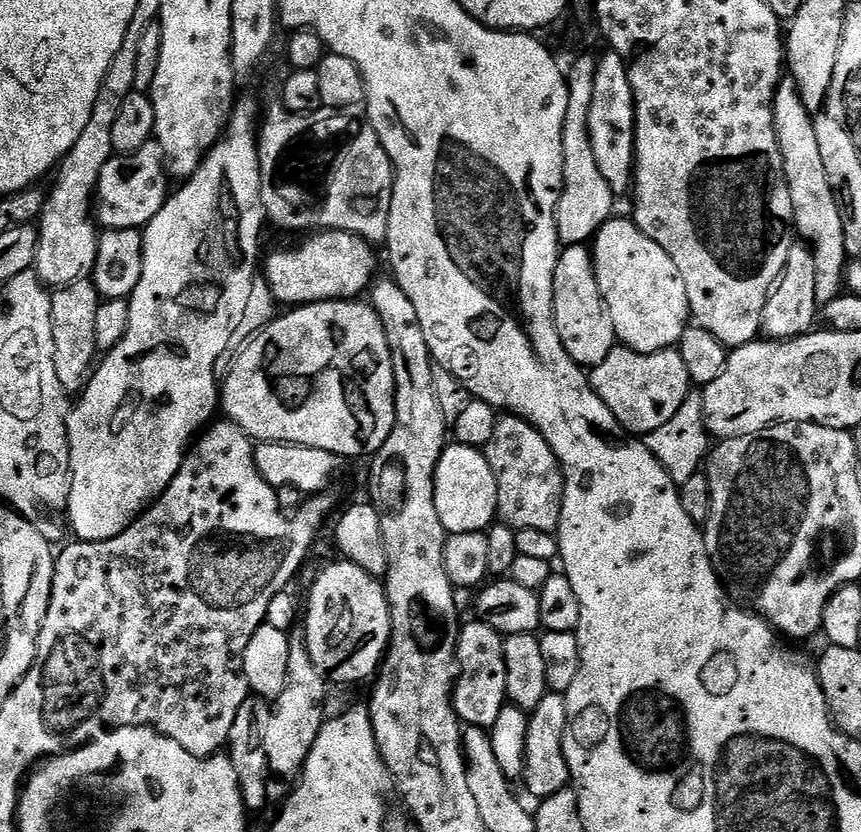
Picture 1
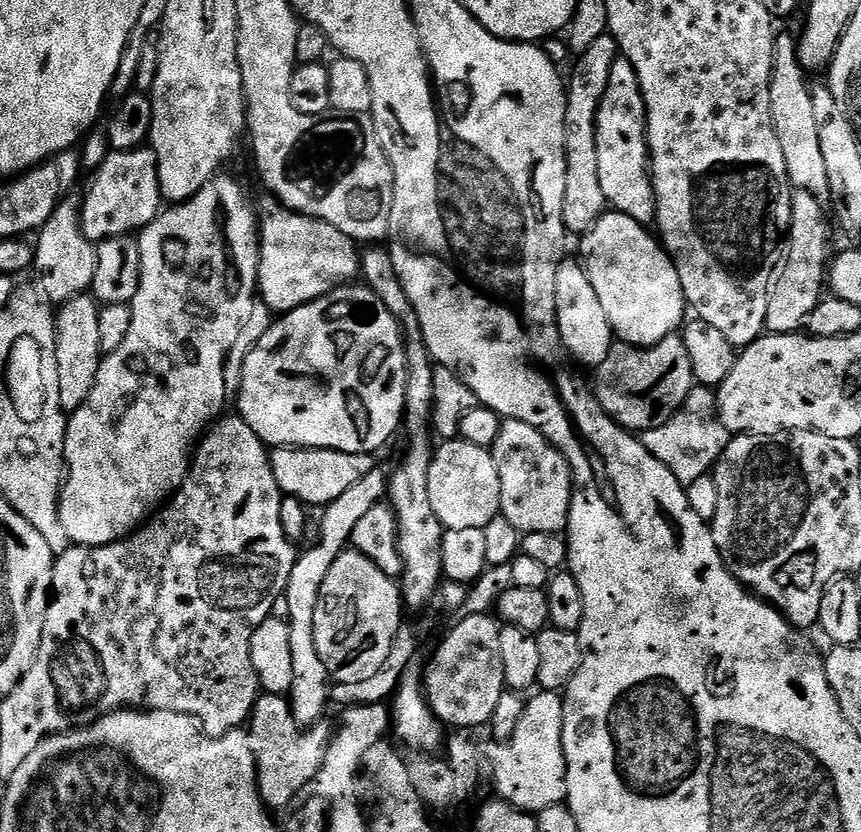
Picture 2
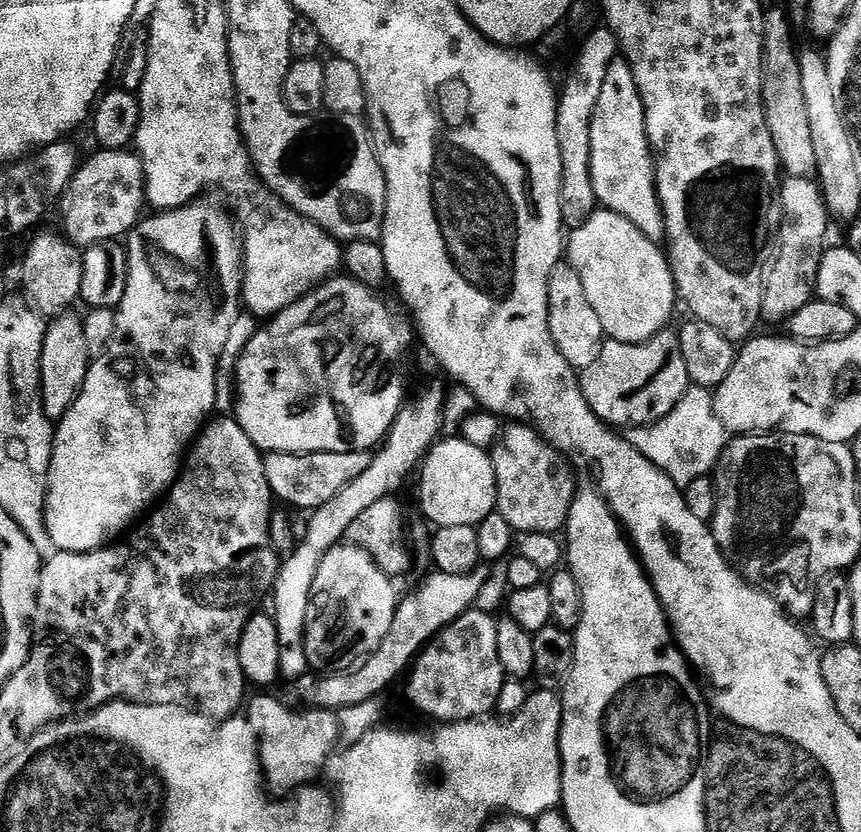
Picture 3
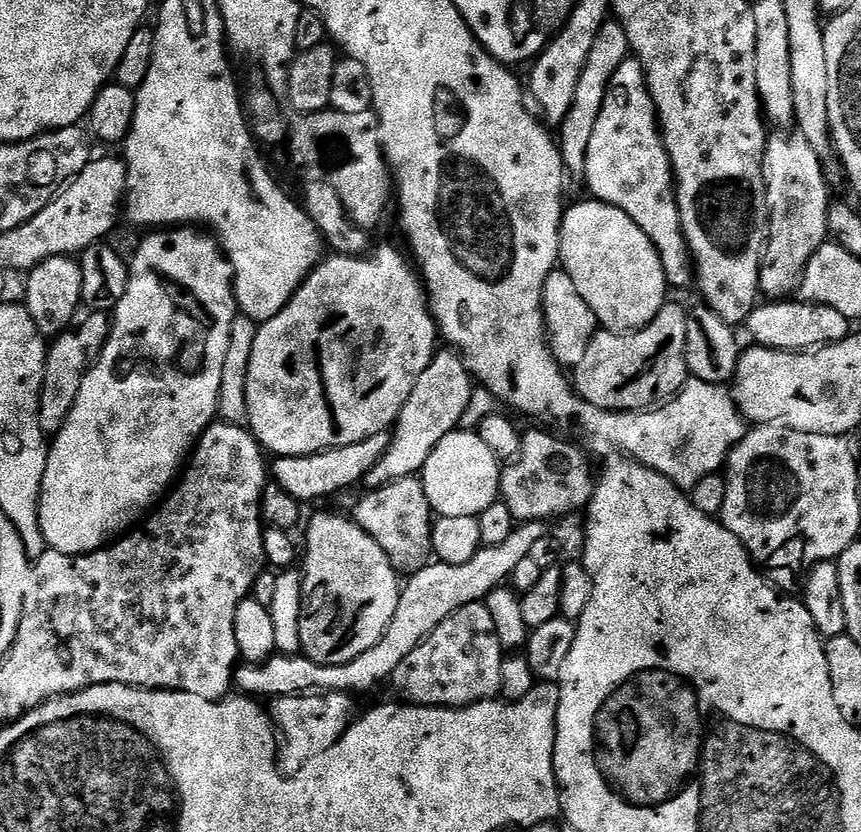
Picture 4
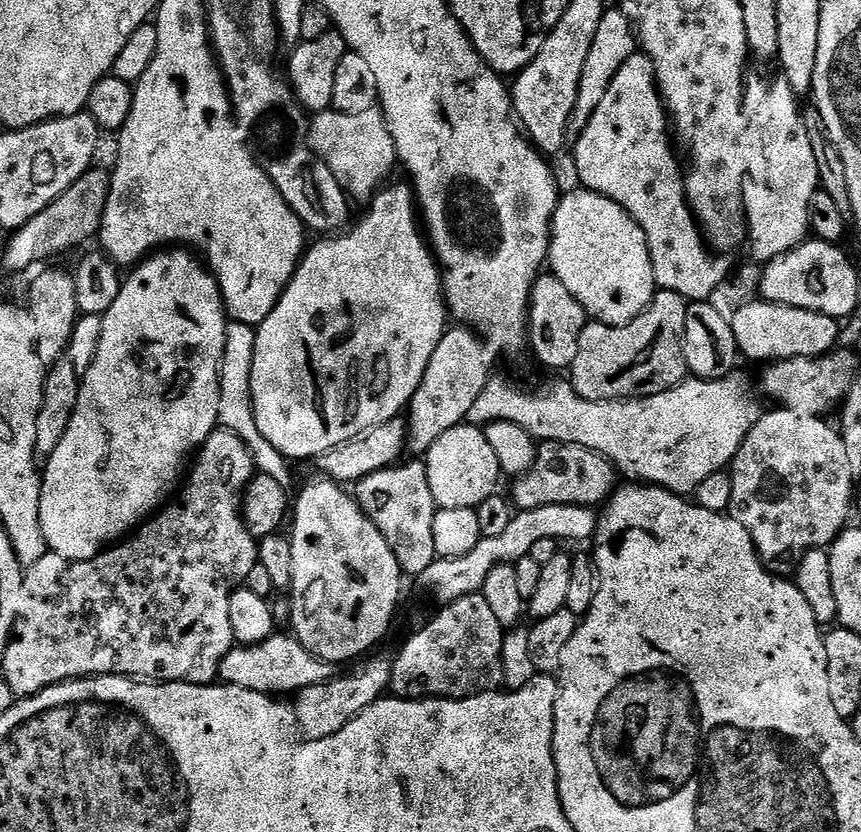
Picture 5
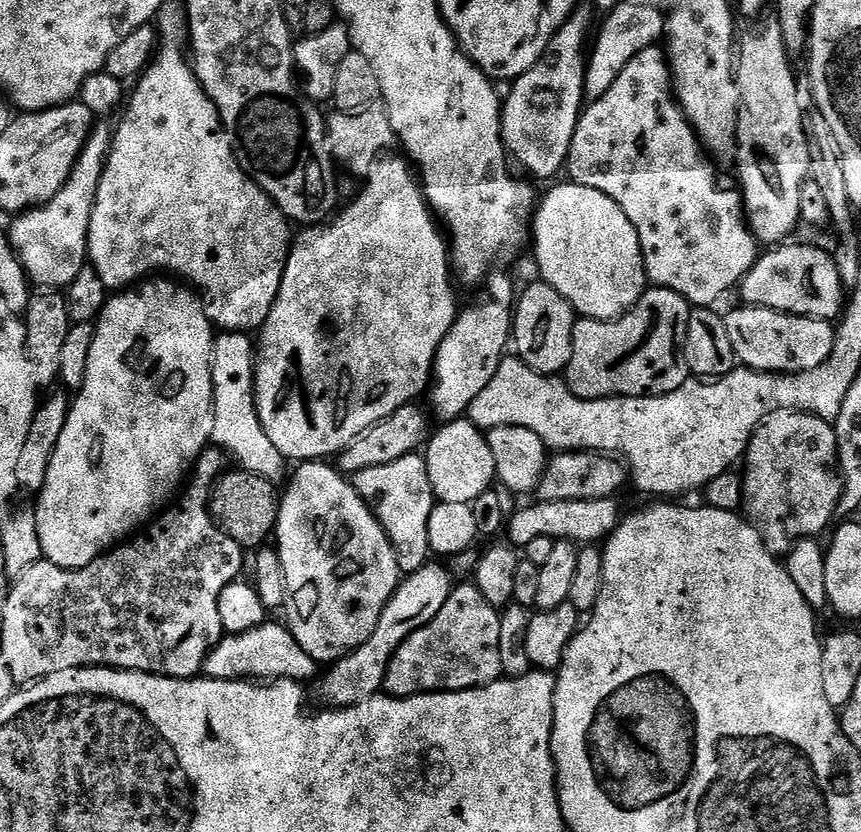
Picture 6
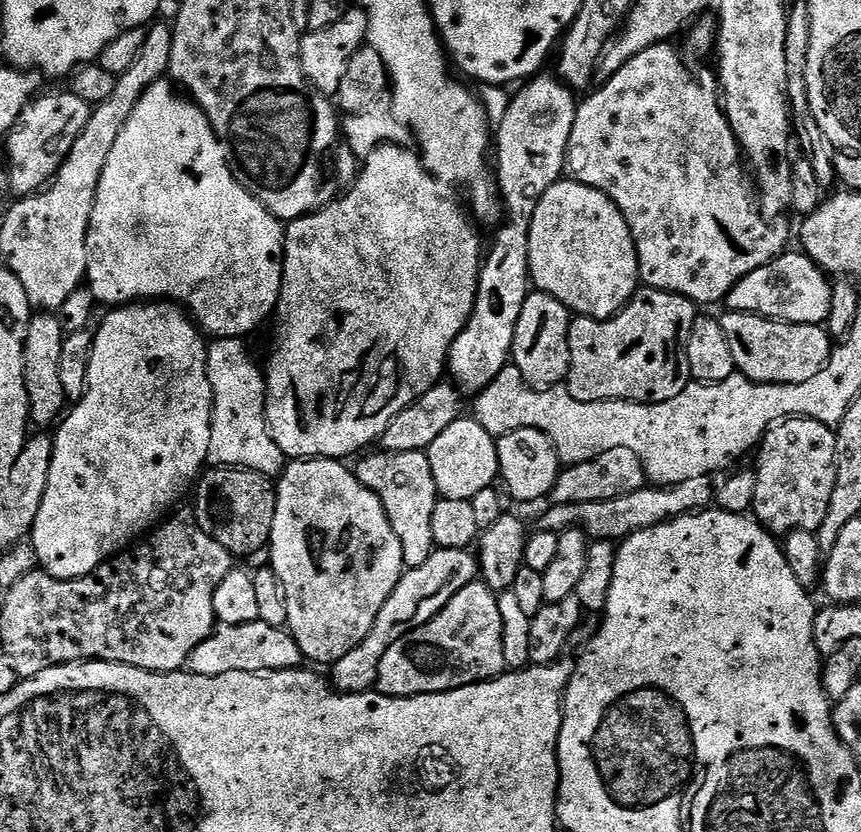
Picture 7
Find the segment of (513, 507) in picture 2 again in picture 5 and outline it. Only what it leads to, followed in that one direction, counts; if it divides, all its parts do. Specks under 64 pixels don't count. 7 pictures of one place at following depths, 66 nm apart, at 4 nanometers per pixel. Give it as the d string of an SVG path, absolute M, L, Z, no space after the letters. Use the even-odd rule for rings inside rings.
M544 442L536 449L533 465L520 476L510 491L510 500L517 509L538 510L540 506L573 504L590 508L600 506L618 487L618 469L608 457L577 444Z

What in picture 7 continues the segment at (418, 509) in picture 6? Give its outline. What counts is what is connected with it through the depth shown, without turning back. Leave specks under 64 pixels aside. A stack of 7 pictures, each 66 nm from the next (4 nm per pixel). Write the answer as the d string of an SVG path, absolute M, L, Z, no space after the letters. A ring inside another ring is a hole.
M372 451L364 454L369 456L361 455L355 461L354 471L358 482L362 482L362 486L369 488L382 502L386 518L390 518L390 526L394 526L398 542L402 542L405 569L422 566L422 562L426 562L436 548L433 519L438 493L434 470L430 470L430 458L427 452Z

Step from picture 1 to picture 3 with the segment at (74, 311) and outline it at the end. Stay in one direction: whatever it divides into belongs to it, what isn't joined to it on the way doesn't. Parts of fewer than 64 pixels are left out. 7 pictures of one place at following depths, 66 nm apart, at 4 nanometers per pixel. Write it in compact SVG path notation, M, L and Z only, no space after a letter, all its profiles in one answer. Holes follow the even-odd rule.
M73 314L55 317L47 325L40 359L40 397L44 403L44 413L53 422L59 422L74 406L86 382L89 364L94 356L88 353L88 332L84 324Z

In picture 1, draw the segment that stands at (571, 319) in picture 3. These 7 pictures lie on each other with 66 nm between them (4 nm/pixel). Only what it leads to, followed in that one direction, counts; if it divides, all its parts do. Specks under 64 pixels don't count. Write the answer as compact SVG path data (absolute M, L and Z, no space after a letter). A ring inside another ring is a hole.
M569 244L560 253L558 266L554 270L552 309L562 346L566 346L566 354L570 354L570 358L574 358L581 368L597 368L617 347L616 331L604 310L604 300L598 290L592 254L583 244Z

